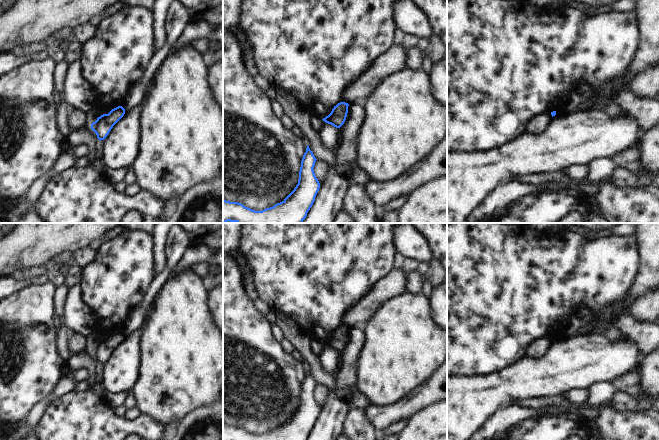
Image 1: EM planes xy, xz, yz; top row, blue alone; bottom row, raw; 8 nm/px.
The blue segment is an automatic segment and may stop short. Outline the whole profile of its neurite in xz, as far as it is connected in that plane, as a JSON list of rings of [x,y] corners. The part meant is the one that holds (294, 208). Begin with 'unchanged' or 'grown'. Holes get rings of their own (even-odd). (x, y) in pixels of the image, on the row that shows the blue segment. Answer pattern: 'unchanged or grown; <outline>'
unchanged; [[[307,145],[301,161],[298,184],[282,202],[273,207],[255,211],[241,203],[223,200],[223,223],[302,223],[320,188],[313,170],[316,160]]]

